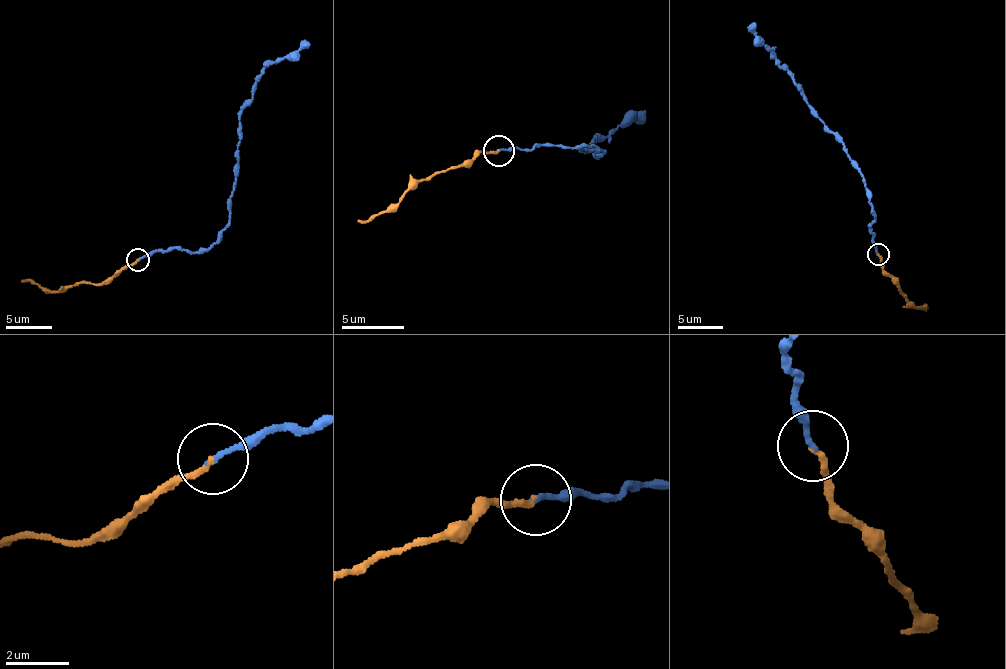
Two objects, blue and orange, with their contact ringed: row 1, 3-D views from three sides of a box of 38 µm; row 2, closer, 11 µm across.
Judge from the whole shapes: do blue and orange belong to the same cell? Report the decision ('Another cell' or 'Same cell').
Same cell

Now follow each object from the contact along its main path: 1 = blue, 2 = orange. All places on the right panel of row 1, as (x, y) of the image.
1: (878, 254), (869, 228), (875, 212), (863, 179), (844, 144), (801, 96), (790, 75), (748, 25)
2: (878, 254), (900, 293), (916, 308), (926, 307), (925, 310)

